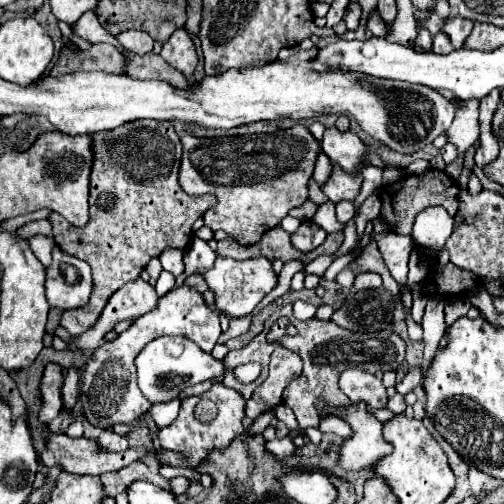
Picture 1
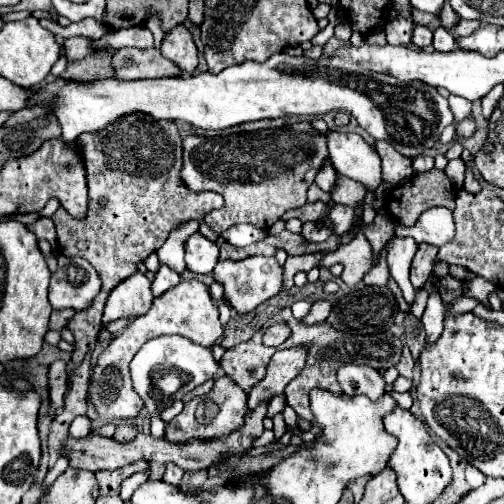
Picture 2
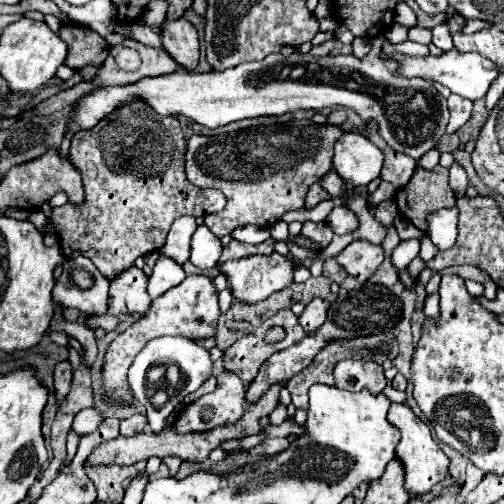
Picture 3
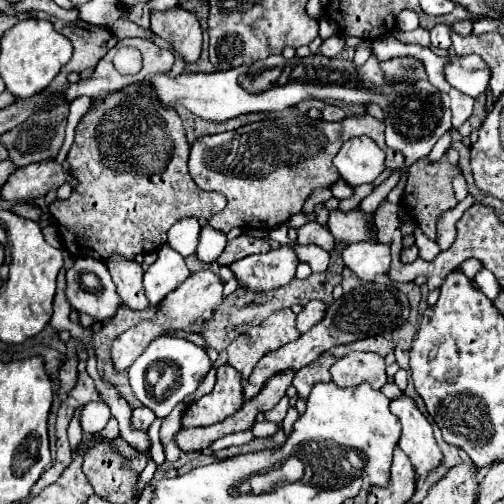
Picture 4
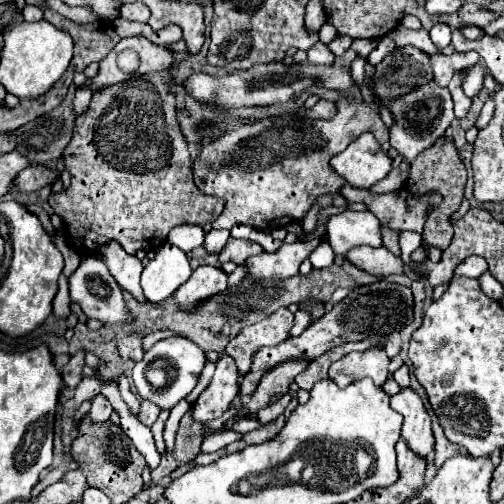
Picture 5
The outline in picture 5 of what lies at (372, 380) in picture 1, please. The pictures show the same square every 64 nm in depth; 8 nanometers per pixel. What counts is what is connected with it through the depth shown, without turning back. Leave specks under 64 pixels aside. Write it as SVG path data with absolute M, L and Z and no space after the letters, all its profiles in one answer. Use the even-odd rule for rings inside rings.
M370 348L364 352L350 352L330 366L330 380L338 386L348 386L362 378L372 378L376 386L382 386L388 378L388 356L384 350Z

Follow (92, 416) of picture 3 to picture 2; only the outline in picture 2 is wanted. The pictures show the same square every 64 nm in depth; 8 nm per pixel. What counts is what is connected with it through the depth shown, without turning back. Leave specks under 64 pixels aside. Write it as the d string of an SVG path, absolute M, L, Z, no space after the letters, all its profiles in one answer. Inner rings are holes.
M78 416L72 424L70 424L70 436L74 438L84 438L90 434L90 420L86 416Z

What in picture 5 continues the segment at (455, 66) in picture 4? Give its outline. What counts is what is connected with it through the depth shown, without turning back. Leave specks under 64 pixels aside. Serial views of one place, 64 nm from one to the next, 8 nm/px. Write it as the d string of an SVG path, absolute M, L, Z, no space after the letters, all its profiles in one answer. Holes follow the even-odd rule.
M475 64L463 68L461 71L470 71L469 74L464 76L464 80L462 80L462 90L468 96L476 96L482 90L482 84L484 84L484 67L481 64Z

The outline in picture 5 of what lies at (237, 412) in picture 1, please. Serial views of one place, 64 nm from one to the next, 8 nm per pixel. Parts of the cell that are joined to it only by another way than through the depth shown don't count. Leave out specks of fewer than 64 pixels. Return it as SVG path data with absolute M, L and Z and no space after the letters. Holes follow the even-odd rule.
M222 356L216 362L216 372L210 386L200 394L192 408L192 420L206 424L214 418L220 418L226 410L232 408L234 398L240 390L240 372L230 356Z

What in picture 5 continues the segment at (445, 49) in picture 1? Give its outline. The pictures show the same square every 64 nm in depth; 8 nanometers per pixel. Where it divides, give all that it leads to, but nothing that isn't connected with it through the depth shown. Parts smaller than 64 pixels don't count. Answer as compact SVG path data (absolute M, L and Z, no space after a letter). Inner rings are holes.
M434 24L430 30L432 42L436 48L446 48L450 44L450 26L446 24Z

